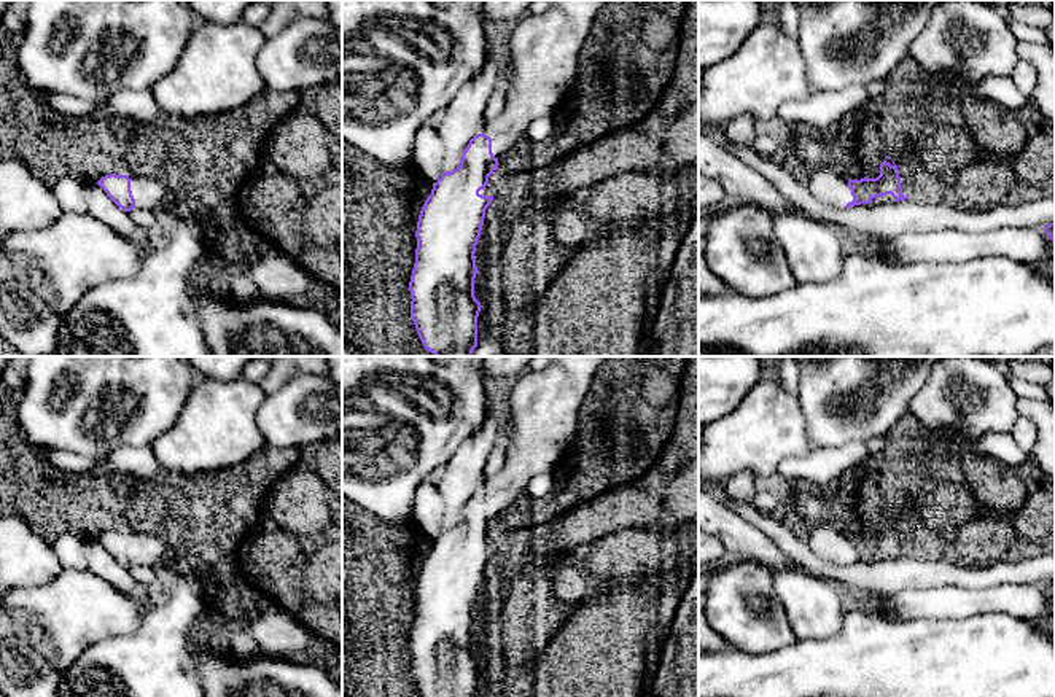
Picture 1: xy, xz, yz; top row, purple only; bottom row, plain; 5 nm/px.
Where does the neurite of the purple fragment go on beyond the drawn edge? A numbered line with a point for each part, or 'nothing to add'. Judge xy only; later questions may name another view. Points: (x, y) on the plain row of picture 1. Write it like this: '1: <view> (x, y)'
1: xy (148, 549)

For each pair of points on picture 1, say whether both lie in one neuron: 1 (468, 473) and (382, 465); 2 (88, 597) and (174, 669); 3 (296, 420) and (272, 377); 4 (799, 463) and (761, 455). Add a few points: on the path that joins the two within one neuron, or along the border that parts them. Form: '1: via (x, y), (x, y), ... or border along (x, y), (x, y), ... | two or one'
1: border along (462, 440), (449, 460), (436, 473) | two
2: border along (151, 605), (136, 630), (109, 635), (94, 643) | two
3: border along (314, 374), (298, 374), (268, 395) | two
4: border along (817, 446), (801, 455), (786, 455), (775, 473) | two

